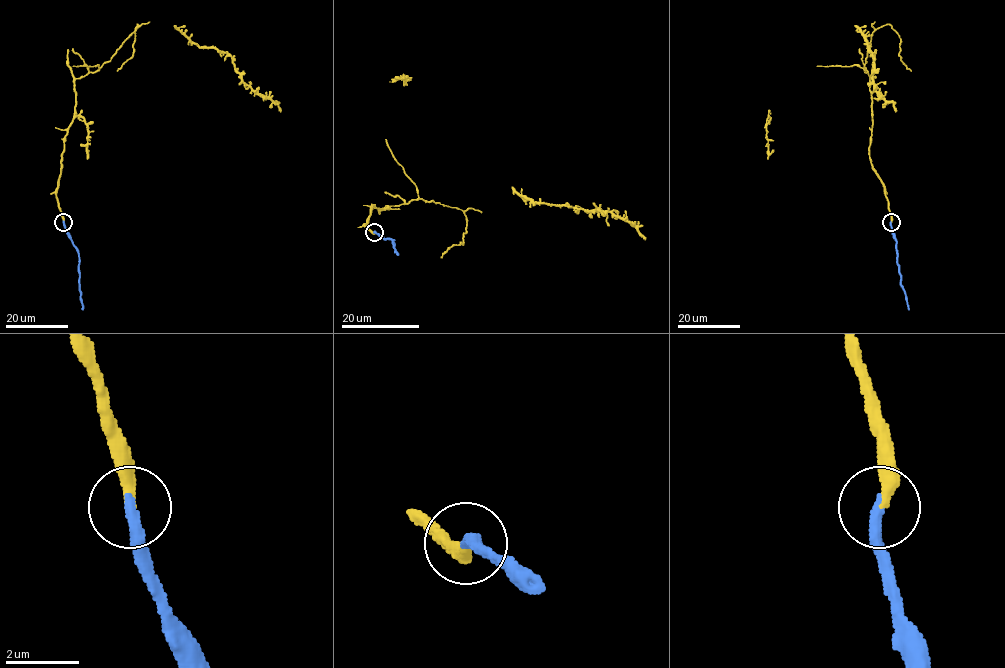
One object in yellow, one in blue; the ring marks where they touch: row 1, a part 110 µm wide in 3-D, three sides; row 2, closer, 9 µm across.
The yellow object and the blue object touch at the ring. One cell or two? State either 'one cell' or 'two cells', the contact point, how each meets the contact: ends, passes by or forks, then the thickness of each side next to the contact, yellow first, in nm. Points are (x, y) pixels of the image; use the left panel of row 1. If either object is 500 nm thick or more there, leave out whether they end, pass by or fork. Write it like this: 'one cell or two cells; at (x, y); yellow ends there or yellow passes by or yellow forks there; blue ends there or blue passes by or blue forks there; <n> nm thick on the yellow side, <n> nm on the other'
one cell; at (63, 222); yellow ends there; blue ends there; 340 nm thick on the yellow side, 320 nm on the other

